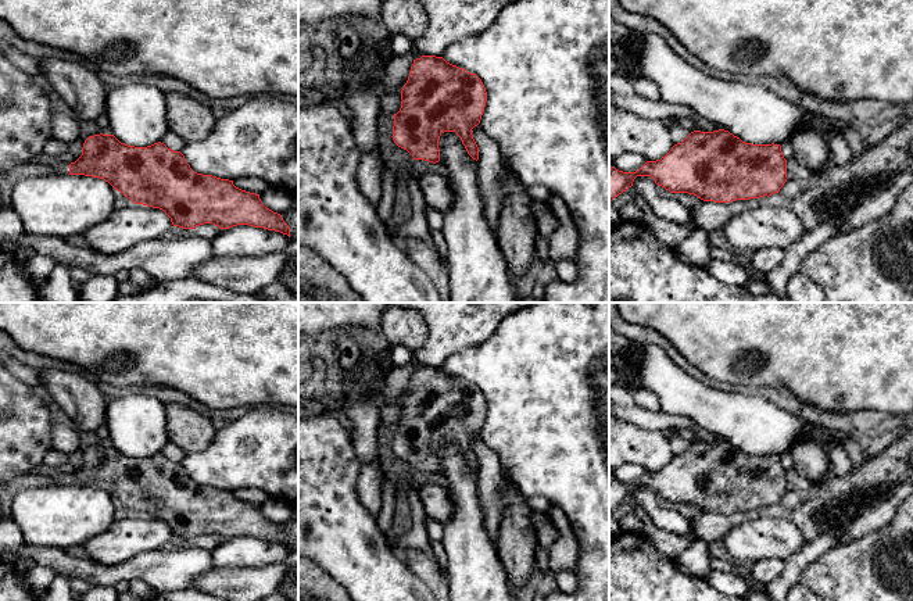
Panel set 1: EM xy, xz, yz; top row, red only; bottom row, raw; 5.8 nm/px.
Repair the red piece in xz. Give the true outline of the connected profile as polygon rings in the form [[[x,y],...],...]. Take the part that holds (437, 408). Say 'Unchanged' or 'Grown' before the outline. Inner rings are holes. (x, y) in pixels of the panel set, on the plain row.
Unchanged. [[[422,366],[413,371],[407,394],[401,401],[401,419],[393,426],[393,451],[413,471],[440,472],[438,451],[444,443],[455,443],[473,471],[479,471],[479,458],[472,440],[480,434],[487,403],[481,390],[463,379],[447,373],[443,368]]]

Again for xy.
Grown. [[[100,444],[85,451],[82,466],[75,473],[54,472],[47,477],[56,484],[104,490],[135,515],[162,520],[173,537],[194,540],[204,534],[212,534],[219,540],[229,540],[237,536],[250,536],[280,543],[290,548],[289,536],[280,525],[264,516],[259,505],[236,498],[233,491],[194,483],[180,462],[173,462],[161,452],[147,458],[135,458],[121,454],[114,446]]]

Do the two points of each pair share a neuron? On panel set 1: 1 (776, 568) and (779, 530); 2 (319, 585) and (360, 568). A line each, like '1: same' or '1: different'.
1: different
2: different

